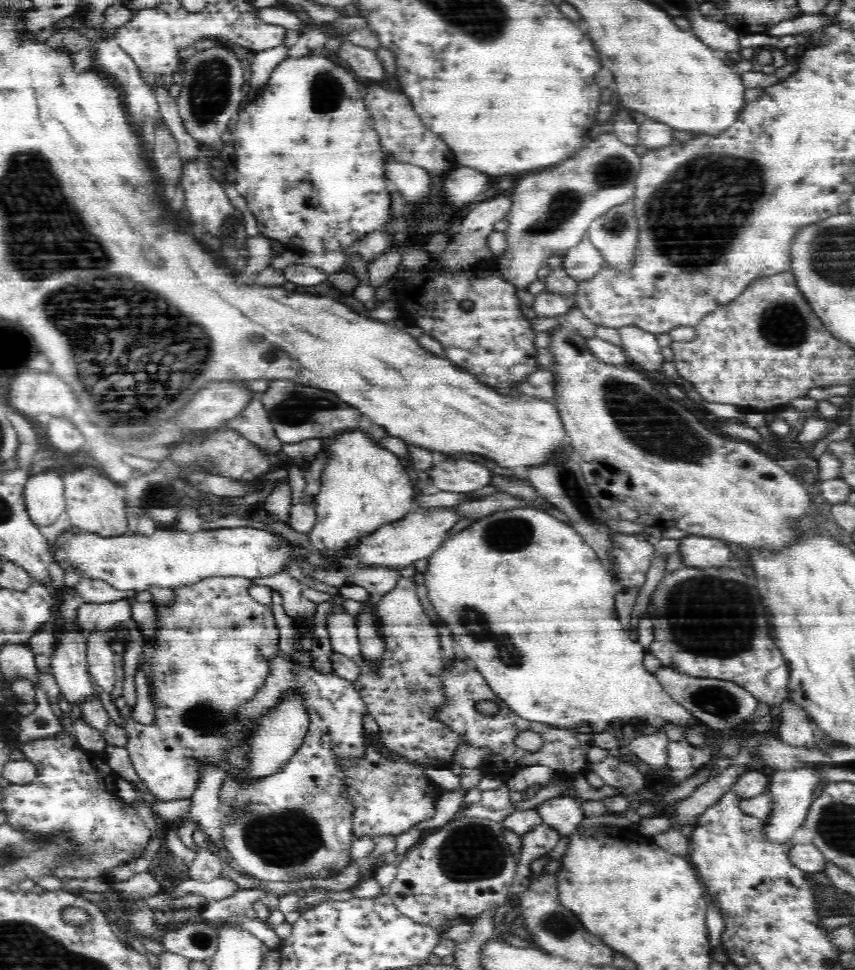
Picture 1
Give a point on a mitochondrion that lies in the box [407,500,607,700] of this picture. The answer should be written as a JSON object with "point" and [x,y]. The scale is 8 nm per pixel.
{"point":[508,535]}

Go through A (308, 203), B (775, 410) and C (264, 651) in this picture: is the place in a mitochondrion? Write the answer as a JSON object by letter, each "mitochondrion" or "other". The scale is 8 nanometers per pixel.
{"A":"other","B":"other","C":"other"}

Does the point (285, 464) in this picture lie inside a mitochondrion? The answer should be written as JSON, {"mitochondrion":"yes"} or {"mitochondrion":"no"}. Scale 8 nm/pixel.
{"mitochondrion":"no"}

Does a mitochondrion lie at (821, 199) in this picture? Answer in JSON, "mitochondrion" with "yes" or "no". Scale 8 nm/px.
{"mitochondrion":"no"}

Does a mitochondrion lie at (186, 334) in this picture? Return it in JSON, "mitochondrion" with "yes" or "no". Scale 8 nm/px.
{"mitochondrion":"yes"}

